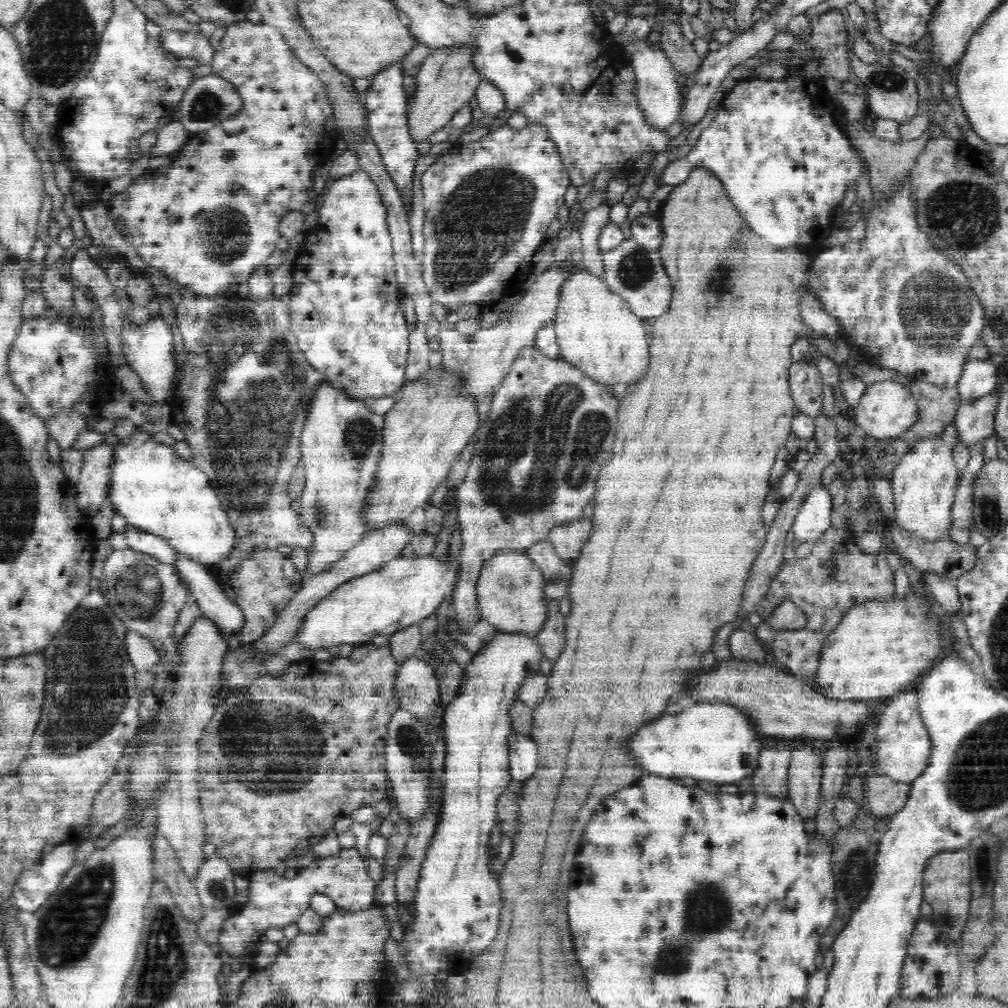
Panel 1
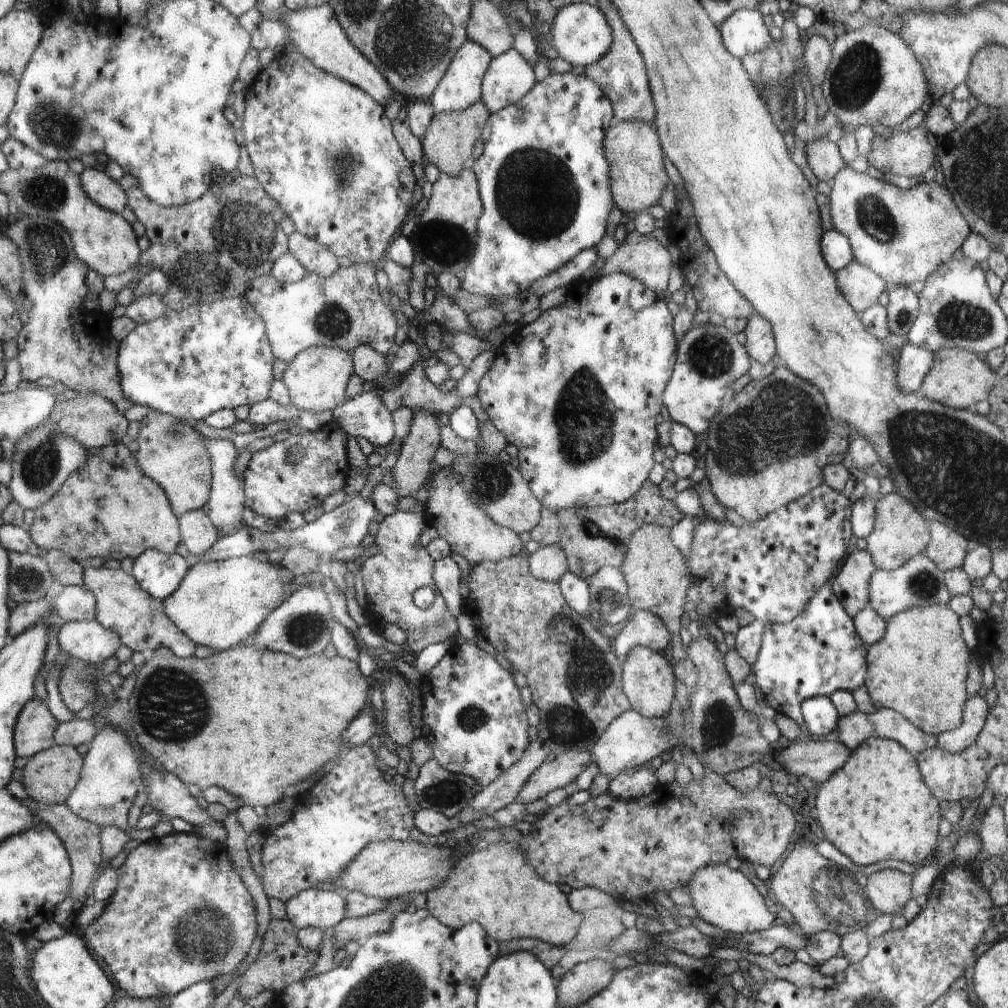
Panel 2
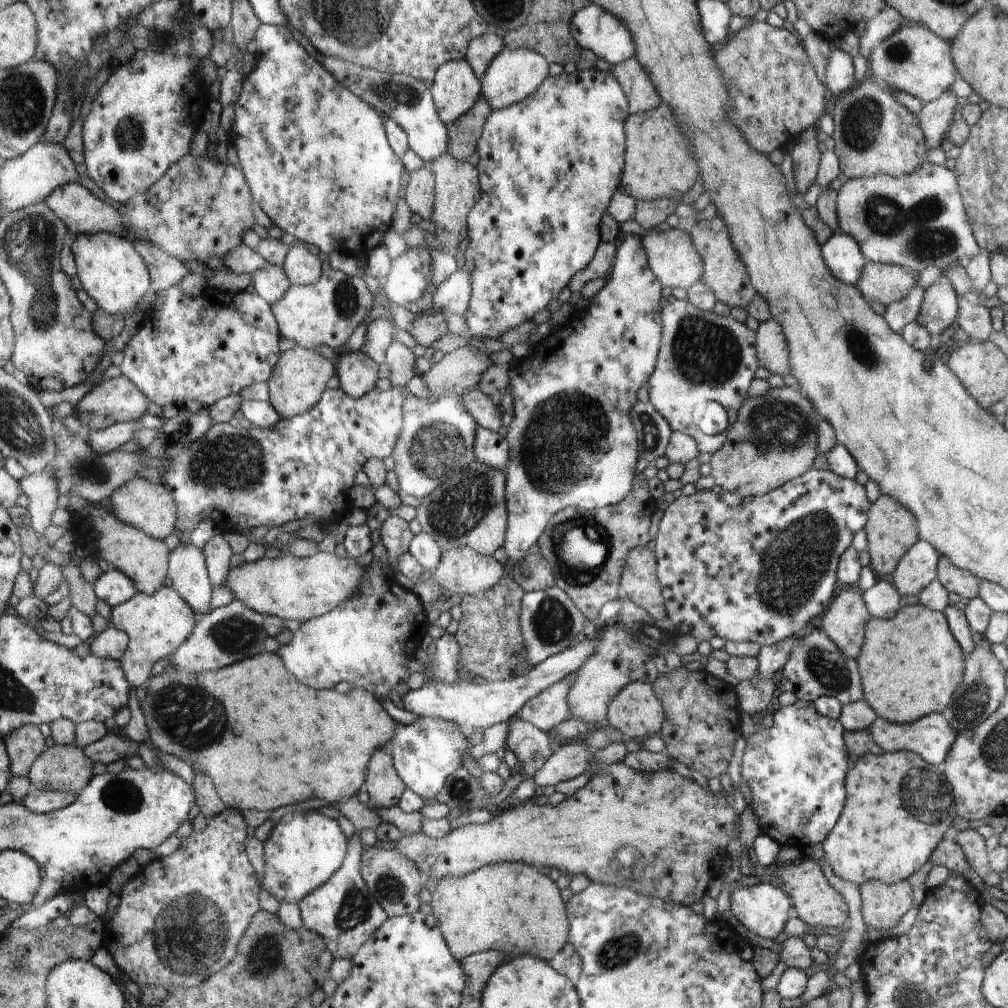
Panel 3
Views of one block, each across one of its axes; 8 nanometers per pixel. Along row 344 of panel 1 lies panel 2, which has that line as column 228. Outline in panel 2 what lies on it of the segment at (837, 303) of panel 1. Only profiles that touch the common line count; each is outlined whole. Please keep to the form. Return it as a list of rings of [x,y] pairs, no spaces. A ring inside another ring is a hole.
[[[171,832],[165,837],[154,836],[131,851],[128,860],[121,866],[120,870],[121,883],[116,894],[108,902],[106,913],[86,928],[85,936],[94,953],[102,956],[109,965],[119,986],[126,994],[145,999],[152,997],[172,998],[199,982],[212,981],[218,976],[232,974],[234,968],[246,958],[250,944],[254,940],[254,934],[256,934],[256,910],[254,910],[250,892],[234,868],[228,844],[204,838],[198,832],[190,834]]]

